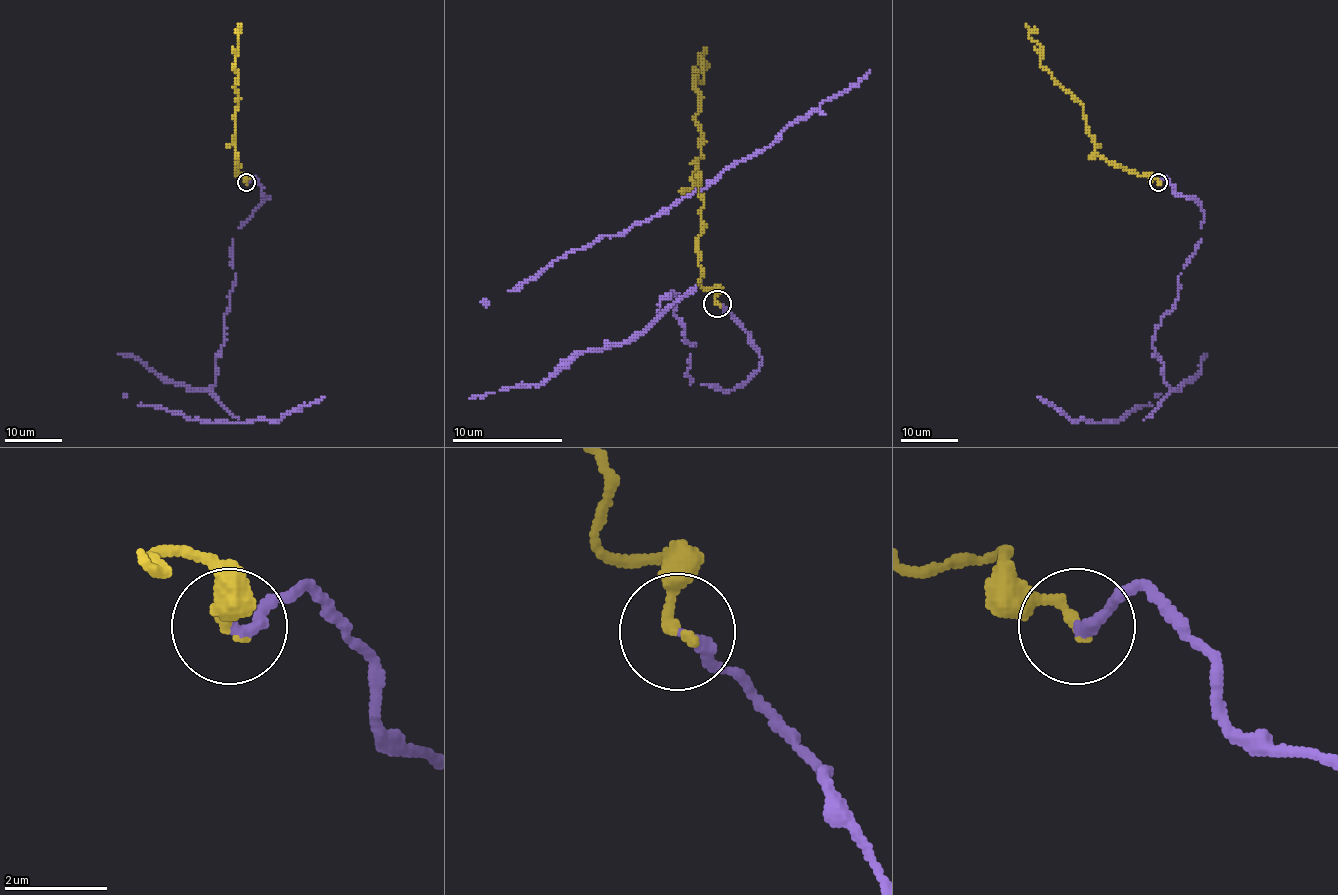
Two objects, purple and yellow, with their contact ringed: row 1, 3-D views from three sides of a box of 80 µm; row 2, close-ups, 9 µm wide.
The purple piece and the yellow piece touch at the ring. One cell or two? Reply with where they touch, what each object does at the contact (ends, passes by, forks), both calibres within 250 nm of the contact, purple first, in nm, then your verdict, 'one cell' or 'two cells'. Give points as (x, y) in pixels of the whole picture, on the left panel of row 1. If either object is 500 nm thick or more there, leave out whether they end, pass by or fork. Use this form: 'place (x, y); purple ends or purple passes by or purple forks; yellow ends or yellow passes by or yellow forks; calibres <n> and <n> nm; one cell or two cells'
place (246, 182); purple ends; yellow ends; calibres 240 and 220 nm; one cell

